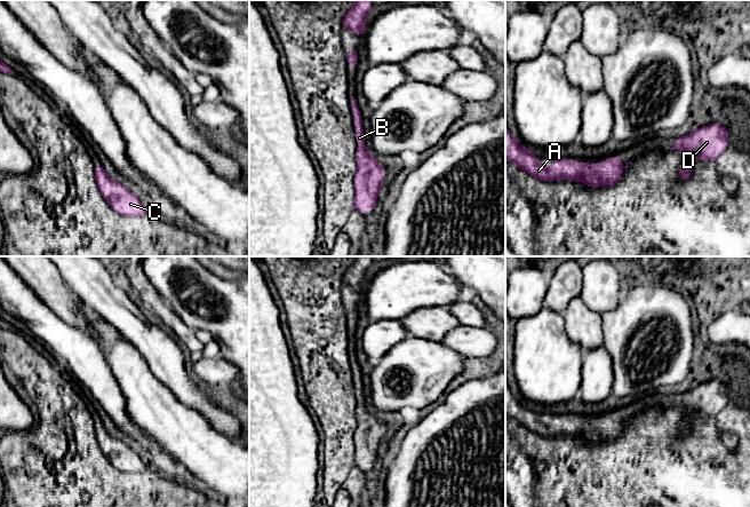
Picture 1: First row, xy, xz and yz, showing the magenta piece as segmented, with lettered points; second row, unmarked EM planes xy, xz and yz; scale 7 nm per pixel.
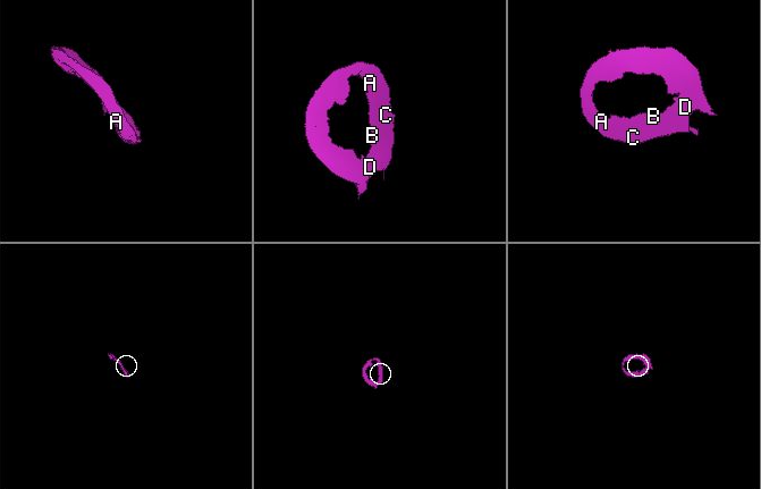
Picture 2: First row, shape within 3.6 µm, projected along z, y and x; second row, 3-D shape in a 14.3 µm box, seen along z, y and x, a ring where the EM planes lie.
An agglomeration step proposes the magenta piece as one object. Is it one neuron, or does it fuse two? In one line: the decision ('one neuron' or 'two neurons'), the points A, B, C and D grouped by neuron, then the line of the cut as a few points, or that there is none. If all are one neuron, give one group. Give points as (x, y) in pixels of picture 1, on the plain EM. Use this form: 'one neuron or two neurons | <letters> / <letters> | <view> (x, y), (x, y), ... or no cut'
one neuron | A B C D | no cut

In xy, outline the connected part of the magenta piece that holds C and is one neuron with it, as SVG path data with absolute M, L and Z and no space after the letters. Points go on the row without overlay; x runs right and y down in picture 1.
M101 418L95 421L95 437L102 452L112 466L125 473L143 473L150 468L141 457L125 442L113 438L104 428Z

